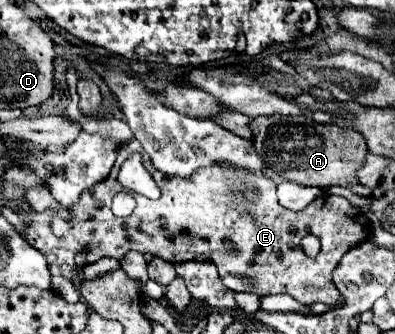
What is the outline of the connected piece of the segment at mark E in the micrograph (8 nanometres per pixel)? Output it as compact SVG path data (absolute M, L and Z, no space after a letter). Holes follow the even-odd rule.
M131 140L119 148L111 174L91 190L85 190L79 202L71 206L71 212L73 230L65 238L57 238L51 232L49 214L37 214L35 210L31 210L25 232L25 240L29 240L33 248L41 254L57 256L57 268L51 268L51 272L69 280L75 278L75 252L85 246L91 248L87 254L87 264L103 256L113 256L119 260L127 250L137 250L169 262L213 262L219 268L223 284L235 292L253 292L257 296L285 292L299 304L323 302L331 308L337 306L343 296L337 290L335 296L331 296L331 262L323 262L325 256L329 258L331 252L347 252L349 248L365 242L369 236L367 216L359 210L349 210L347 198L323 194L307 208L293 212L279 204L273 180L247 170L237 170L233 166L209 166L187 180L167 178L153 170L149 156L141 150L137 140ZM133 152L141 152L143 166L153 174L161 188L161 198L149 200L133 192L133 198L137 200L133 214L127 218L117 218L111 212L111 200L117 192L121 192L117 174L121 164ZM309 234L317 236L321 242L321 250L313 258L307 256L301 246L301 240ZM227 240L235 246L235 254L227 250ZM245 274L253 276L257 286L249 288L249 284L241 280Z

